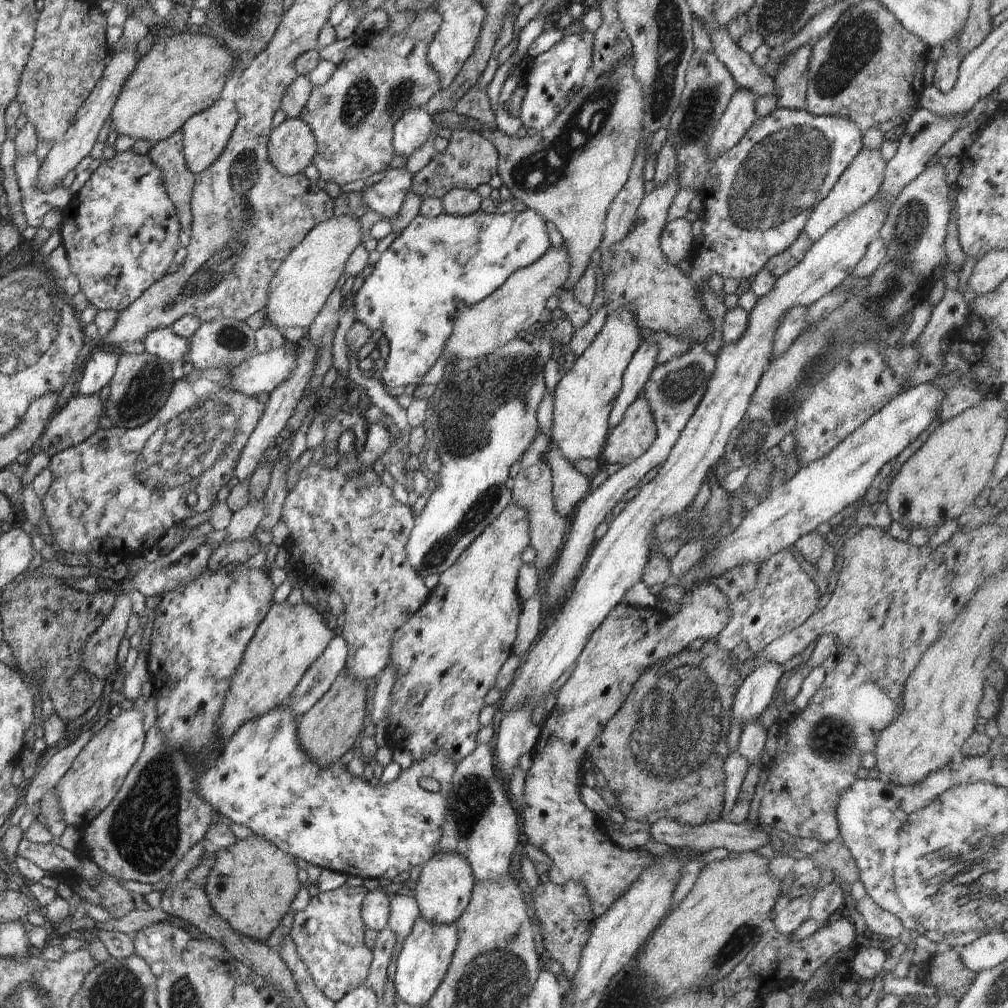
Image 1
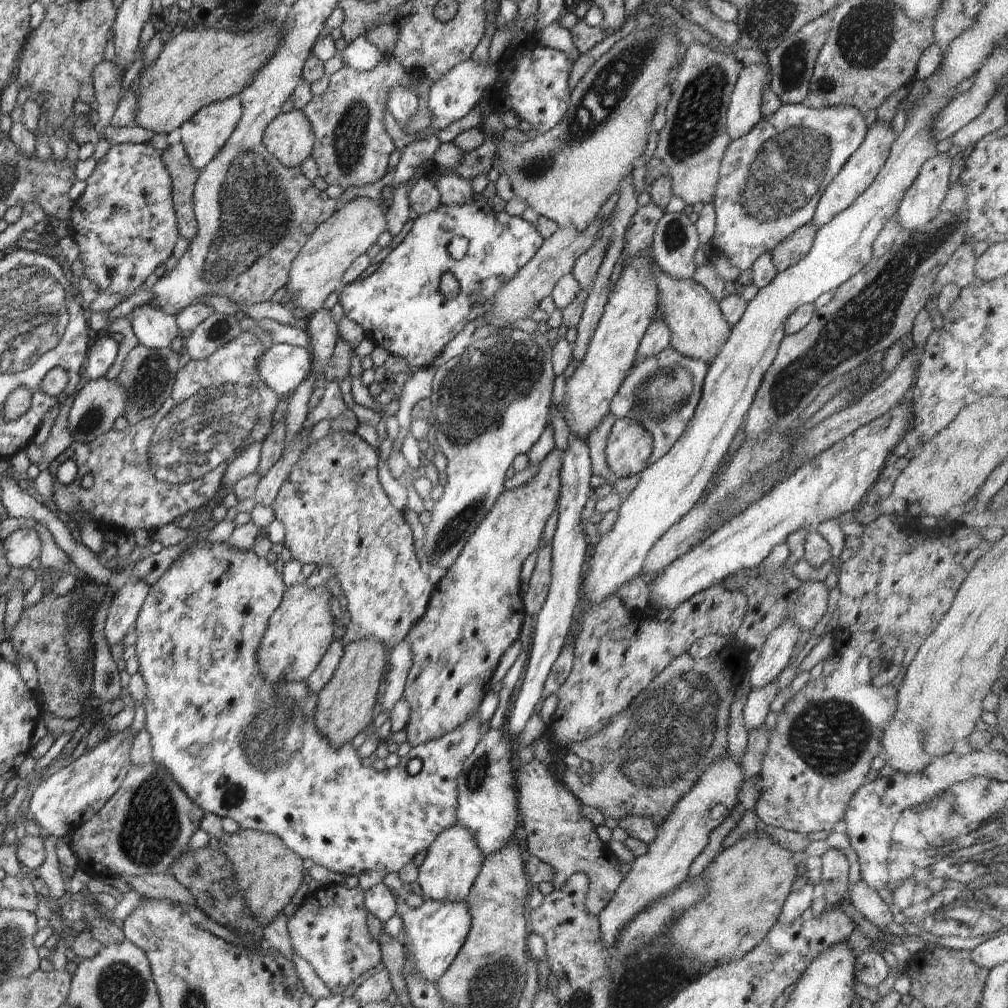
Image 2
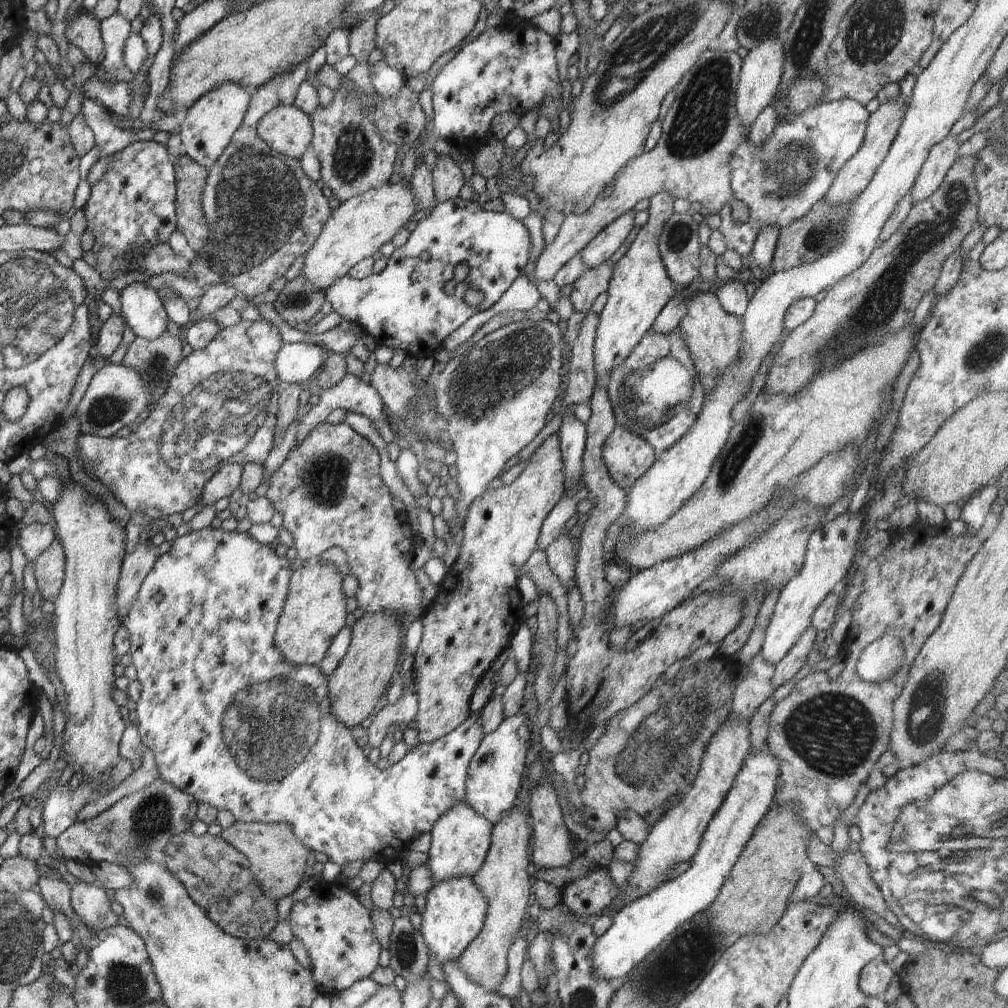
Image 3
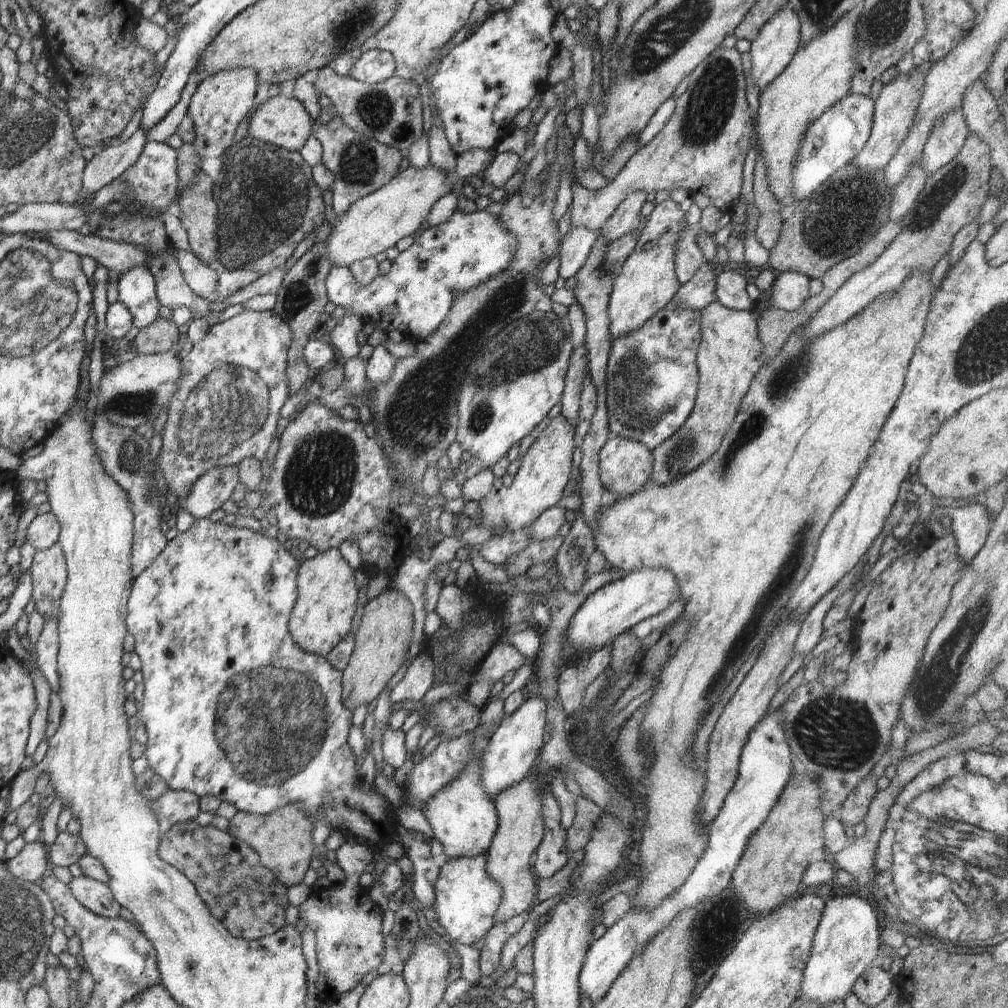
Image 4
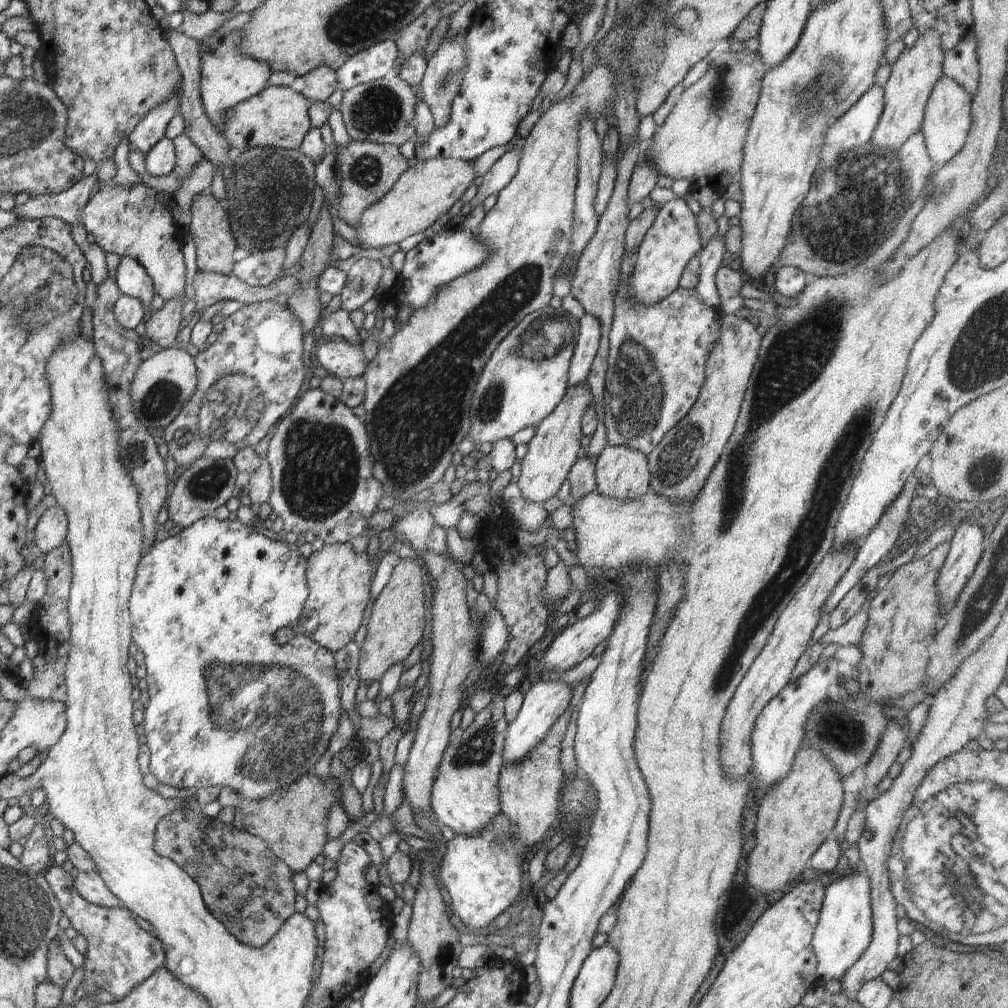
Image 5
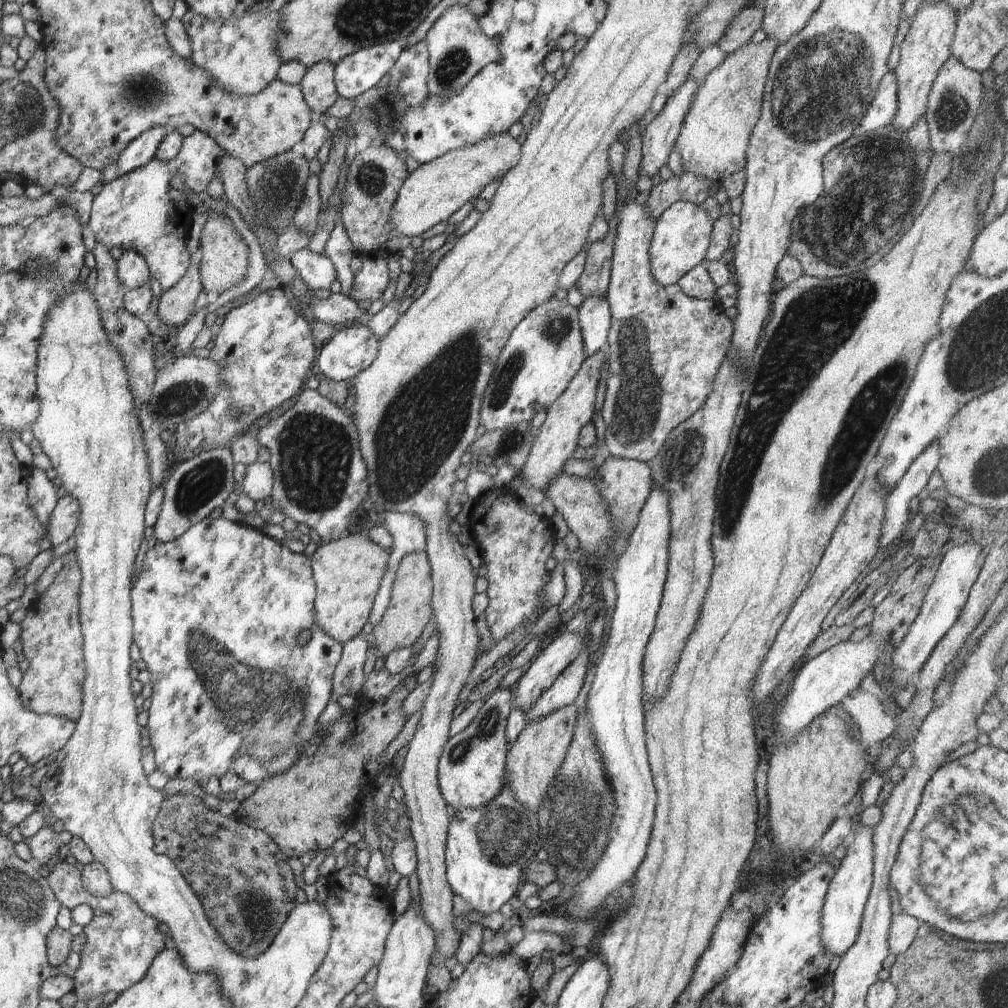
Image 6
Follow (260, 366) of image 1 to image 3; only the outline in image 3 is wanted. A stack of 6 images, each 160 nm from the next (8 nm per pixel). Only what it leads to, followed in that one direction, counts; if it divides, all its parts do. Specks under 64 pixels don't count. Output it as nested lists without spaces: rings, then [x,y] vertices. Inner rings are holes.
[[[284,343],[276,355],[277,375],[282,383],[302,384],[316,375],[326,354],[322,346],[312,343]]]

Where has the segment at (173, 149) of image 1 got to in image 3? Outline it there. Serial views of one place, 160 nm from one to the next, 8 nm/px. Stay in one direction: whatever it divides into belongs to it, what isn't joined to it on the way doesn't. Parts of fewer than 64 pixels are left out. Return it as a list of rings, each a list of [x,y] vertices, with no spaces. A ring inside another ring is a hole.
[[[186,154],[178,157],[173,167],[177,186],[177,230],[184,234],[190,248],[198,254],[209,237],[209,226],[201,203],[201,194],[209,171]]]

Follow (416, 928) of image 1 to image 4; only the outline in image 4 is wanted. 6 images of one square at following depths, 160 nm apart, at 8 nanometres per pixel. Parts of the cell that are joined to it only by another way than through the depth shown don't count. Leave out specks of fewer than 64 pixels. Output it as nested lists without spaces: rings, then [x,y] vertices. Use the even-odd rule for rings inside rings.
[[[487,852],[473,857],[448,857],[439,868],[439,875],[434,883],[436,909],[431,909],[431,920],[439,933],[444,929],[448,940],[452,938],[464,946],[470,946],[494,926],[494,915],[502,900],[502,889],[487,873],[486,854]]]

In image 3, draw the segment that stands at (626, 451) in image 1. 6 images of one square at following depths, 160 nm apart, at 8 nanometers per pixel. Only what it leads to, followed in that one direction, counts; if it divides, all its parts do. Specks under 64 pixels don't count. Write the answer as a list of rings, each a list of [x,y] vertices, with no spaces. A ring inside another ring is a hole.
[[[616,425],[603,446],[603,461],[610,478],[621,488],[630,488],[654,464],[654,447],[637,433]]]

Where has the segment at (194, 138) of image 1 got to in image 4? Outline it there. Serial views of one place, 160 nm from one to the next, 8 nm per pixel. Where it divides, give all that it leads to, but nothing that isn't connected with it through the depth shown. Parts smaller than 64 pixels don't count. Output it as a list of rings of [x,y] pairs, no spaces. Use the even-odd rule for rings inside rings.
[[[254,69],[223,70],[207,76],[197,86],[188,106],[188,114],[192,117],[195,139],[193,147],[203,158],[222,157],[226,148],[232,143],[238,124],[246,118],[246,114],[255,105],[259,80]]]

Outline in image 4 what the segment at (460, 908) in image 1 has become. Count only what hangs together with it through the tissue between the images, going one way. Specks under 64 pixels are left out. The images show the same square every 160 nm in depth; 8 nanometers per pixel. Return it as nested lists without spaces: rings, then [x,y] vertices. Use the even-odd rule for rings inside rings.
[[[478,725],[478,728],[473,732],[473,752],[475,755],[467,762],[465,769],[449,784],[442,787],[434,796],[425,804],[423,813],[426,815],[428,822],[434,832],[434,839],[438,839],[443,847],[444,853],[450,858],[458,857],[473,857],[484,854],[491,847],[499,820],[495,802],[487,797],[486,791],[481,785],[481,758],[485,753],[485,748],[489,743],[489,738],[485,730]]]

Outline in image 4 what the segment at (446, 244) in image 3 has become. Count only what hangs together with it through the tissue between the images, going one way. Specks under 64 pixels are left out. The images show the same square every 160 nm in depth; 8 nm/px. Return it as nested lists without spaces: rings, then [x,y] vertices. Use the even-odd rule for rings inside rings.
[[[456,209],[447,222],[429,227],[415,238],[414,244],[392,262],[391,270],[385,276],[378,275],[368,286],[362,287],[355,281],[349,267],[334,265],[327,274],[325,287],[330,302],[346,309],[348,314],[361,314],[364,324],[370,323],[374,329],[386,334],[400,330],[406,340],[416,342],[432,334],[445,320],[453,305],[455,293],[469,291],[494,275],[503,273],[513,261],[517,246],[517,237],[506,230],[500,217],[491,216],[486,211],[462,214]]]

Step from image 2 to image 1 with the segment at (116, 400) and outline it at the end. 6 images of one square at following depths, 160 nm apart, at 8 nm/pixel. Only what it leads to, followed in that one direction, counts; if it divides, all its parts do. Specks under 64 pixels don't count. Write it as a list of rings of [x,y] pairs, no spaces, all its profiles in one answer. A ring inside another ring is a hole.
[[[75,394],[50,418],[35,449],[42,449],[51,457],[61,450],[78,446],[97,430],[104,409],[98,394]]]

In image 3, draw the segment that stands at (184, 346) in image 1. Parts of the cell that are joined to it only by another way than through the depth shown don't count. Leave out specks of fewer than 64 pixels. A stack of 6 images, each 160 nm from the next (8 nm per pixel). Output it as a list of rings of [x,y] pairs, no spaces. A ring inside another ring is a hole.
[[[134,281],[119,290],[119,299],[125,324],[137,337],[154,340],[167,330],[164,303],[144,281]]]

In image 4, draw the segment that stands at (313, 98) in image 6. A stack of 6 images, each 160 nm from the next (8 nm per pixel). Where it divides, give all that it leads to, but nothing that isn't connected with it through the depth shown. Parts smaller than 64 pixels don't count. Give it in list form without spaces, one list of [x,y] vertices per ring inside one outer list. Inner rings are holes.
[[[330,66],[322,67],[317,74],[317,79],[312,81],[318,95],[329,98],[334,105],[338,116],[352,130],[367,136],[369,139],[377,140],[385,145],[408,150],[416,139],[423,133],[422,103],[419,96],[419,87],[411,80],[392,75],[388,80],[381,83],[363,83],[352,77],[341,77]]]

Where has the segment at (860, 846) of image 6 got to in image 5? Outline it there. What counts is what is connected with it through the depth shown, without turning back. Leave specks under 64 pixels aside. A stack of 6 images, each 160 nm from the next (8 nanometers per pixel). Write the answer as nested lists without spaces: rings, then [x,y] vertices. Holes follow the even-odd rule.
[[[861,865],[844,878],[826,884],[823,906],[812,940],[816,976],[821,986],[826,986],[831,980],[842,982],[842,976],[854,962],[858,962],[858,958],[862,958],[862,952],[870,946],[874,932],[871,901],[868,876]]]

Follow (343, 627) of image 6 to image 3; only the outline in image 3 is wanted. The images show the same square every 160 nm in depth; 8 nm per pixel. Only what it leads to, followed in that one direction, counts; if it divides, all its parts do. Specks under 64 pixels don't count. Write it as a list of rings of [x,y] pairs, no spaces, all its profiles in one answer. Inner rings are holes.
[[[310,561],[307,566],[296,569],[289,582],[287,599],[278,621],[274,642],[285,661],[294,666],[318,665],[325,657],[325,652],[330,648],[333,638],[346,626],[346,593],[342,590],[343,577],[336,569],[334,563],[326,561]]]

